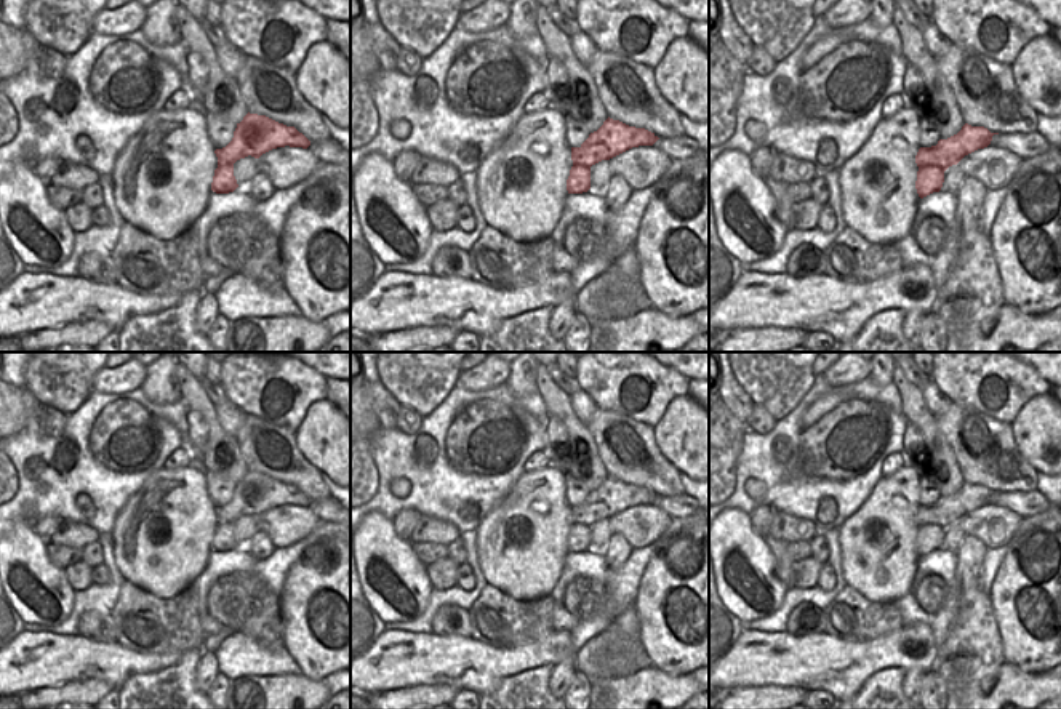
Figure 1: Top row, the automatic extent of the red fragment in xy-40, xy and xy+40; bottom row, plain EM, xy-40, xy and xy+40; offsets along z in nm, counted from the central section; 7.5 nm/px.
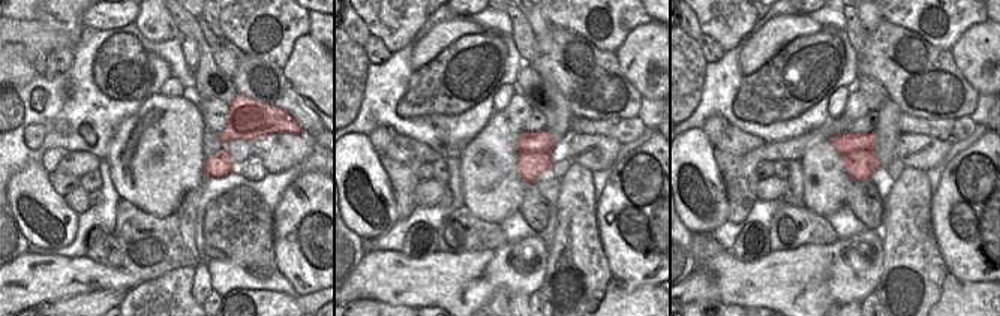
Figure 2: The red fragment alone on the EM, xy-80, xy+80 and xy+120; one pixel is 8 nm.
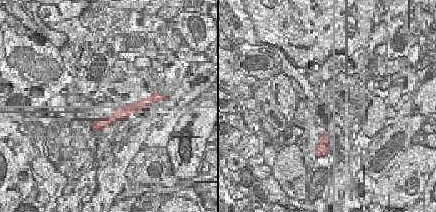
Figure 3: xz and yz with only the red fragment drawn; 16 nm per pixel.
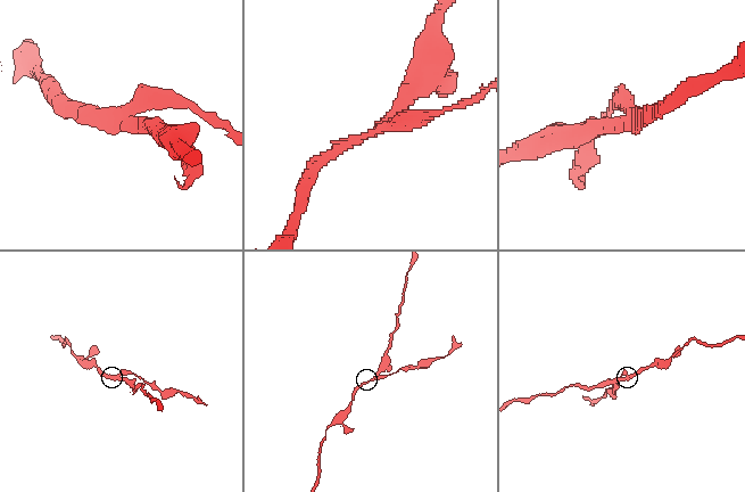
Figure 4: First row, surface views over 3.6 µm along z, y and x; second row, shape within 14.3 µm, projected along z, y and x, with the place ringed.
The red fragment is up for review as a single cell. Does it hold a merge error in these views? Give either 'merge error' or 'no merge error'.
merge error

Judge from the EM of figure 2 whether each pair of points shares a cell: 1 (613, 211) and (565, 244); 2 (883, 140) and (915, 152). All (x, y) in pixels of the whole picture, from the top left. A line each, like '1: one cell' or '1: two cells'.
1: two cells
2: two cells

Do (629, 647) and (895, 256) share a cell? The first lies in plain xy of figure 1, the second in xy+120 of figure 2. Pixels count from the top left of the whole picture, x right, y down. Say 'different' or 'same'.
same

